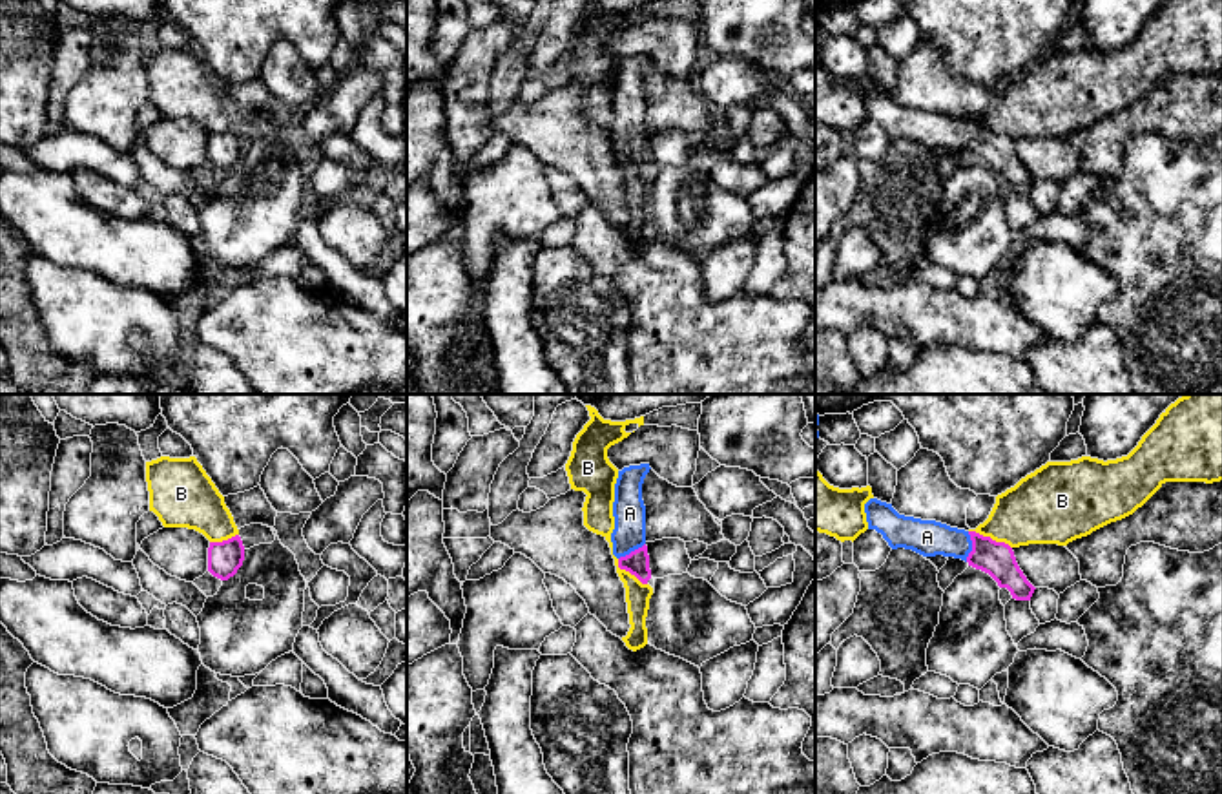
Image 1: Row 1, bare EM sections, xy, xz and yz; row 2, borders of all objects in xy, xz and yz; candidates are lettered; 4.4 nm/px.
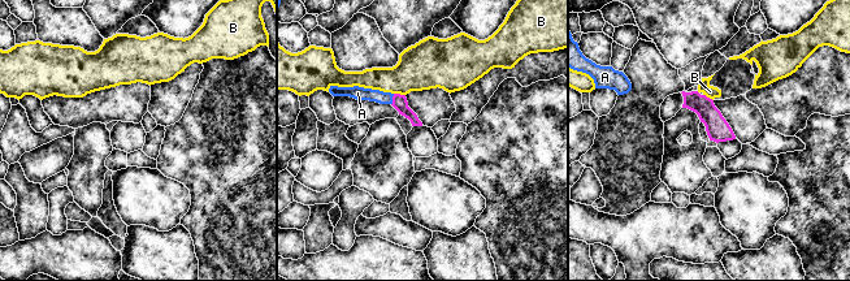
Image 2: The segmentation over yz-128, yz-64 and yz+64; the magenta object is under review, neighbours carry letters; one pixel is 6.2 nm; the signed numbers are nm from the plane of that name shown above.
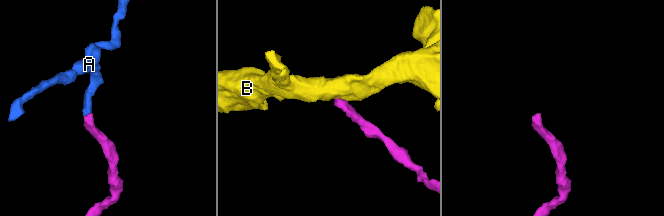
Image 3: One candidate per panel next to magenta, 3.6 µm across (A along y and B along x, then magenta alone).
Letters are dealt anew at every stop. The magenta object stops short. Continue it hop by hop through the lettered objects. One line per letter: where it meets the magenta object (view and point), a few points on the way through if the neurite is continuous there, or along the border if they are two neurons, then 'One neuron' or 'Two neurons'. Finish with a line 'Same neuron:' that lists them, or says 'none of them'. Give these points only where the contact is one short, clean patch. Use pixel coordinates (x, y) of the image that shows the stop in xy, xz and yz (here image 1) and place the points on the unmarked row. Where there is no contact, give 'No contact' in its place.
A: Touches magenta at yz (973, 137). Path across: yz (996, 150), (973, 137), (927, 128). One neuron
B: Touches magenta at yz (989, 128). Boundary: yz (969, 121), (1004, 132), (1011, 139). Two neurons
Same neuron: A

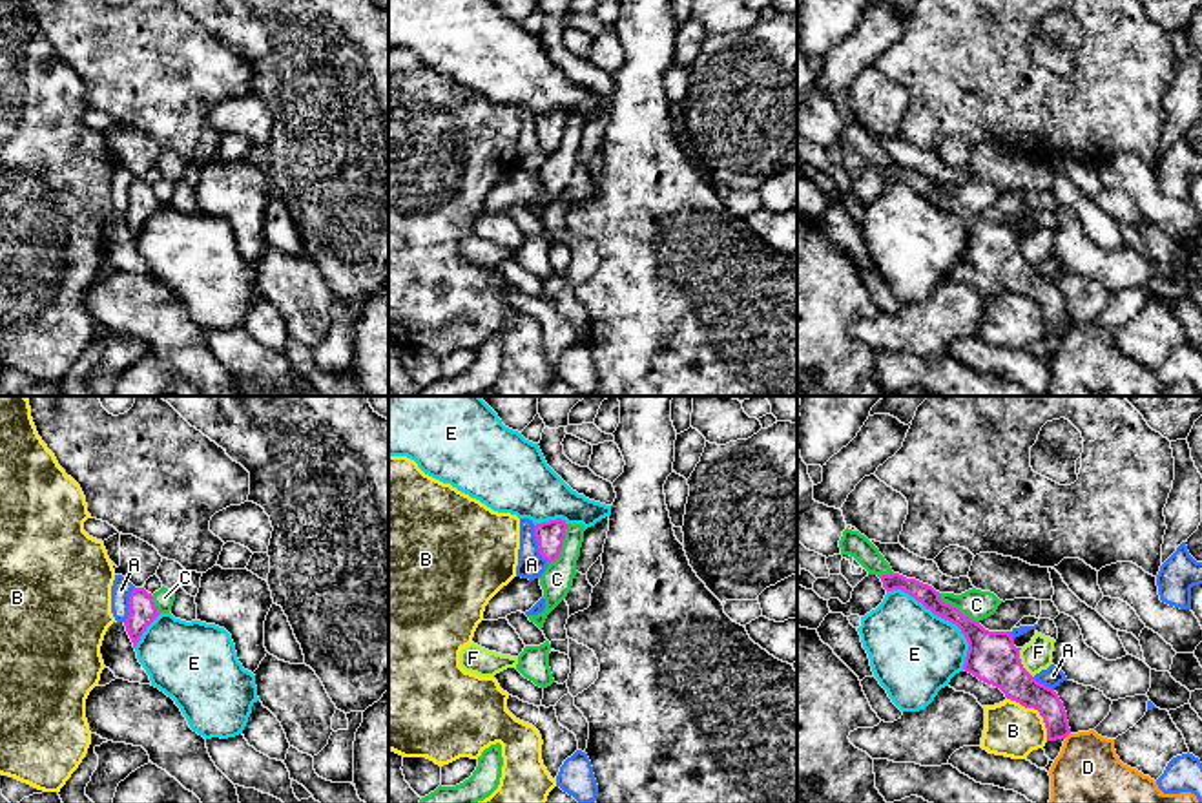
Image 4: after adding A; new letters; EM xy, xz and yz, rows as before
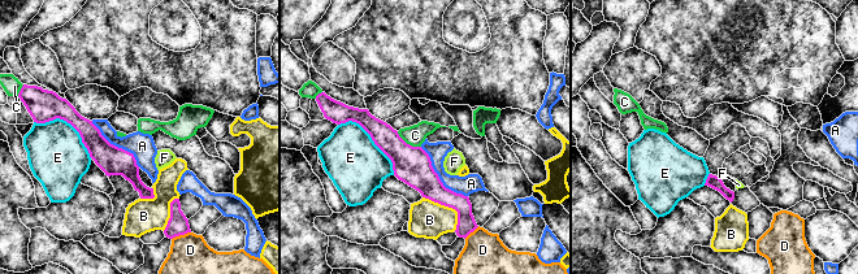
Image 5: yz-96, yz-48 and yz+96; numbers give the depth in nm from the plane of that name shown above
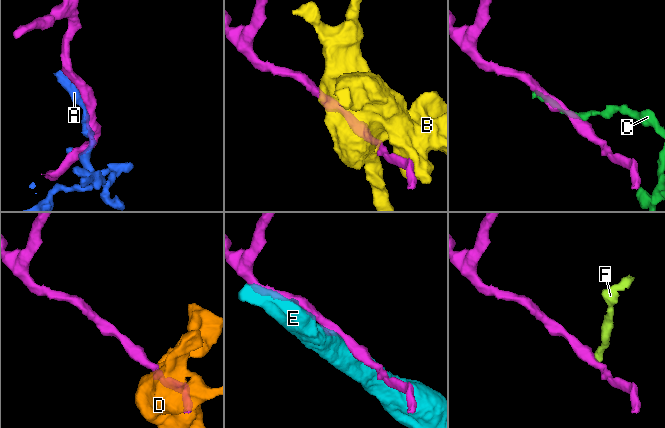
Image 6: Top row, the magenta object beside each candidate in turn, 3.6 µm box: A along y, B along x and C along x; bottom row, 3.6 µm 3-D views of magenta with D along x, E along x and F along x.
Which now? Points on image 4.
A: Touches magenta at xz (538, 135). Two neurons
B: Touches magenta at yz (1036, 300). Two neurons
C: Touches magenta at xz (562, 135). Two neurons
D: Touches magenta at yz (1066, 327). Two neurons
E: Touches magenta at yz (943, 208). Two neurons
F: Touches magenta at yz (1022, 256). Boundary: yz (1018, 241), (1022, 258), (1033, 269). Two neurons
Same neuron: none of them

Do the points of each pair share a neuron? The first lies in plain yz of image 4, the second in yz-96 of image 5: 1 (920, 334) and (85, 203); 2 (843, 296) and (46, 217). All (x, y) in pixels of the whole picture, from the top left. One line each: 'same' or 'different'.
1: same
2: different

